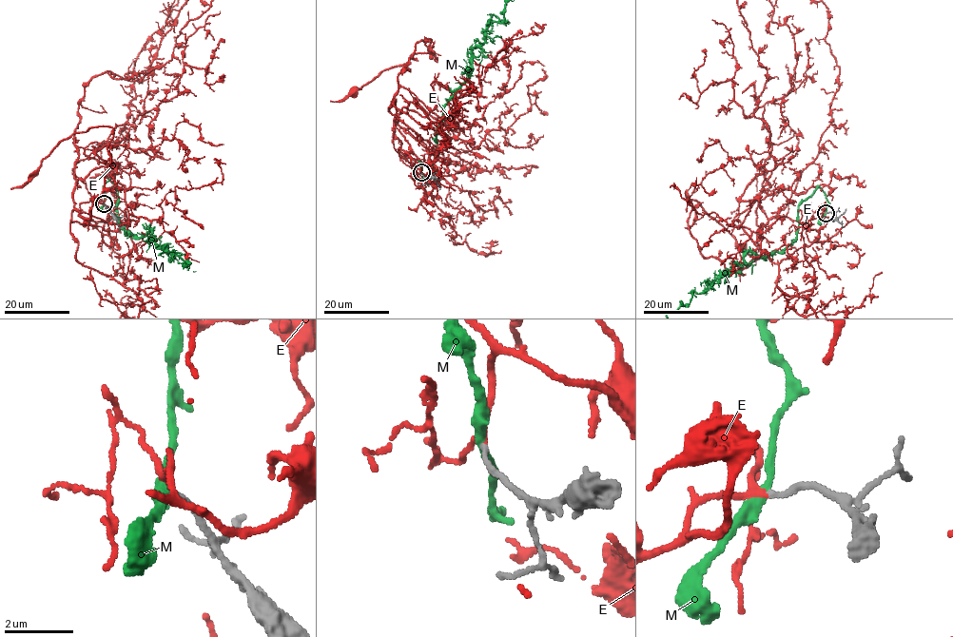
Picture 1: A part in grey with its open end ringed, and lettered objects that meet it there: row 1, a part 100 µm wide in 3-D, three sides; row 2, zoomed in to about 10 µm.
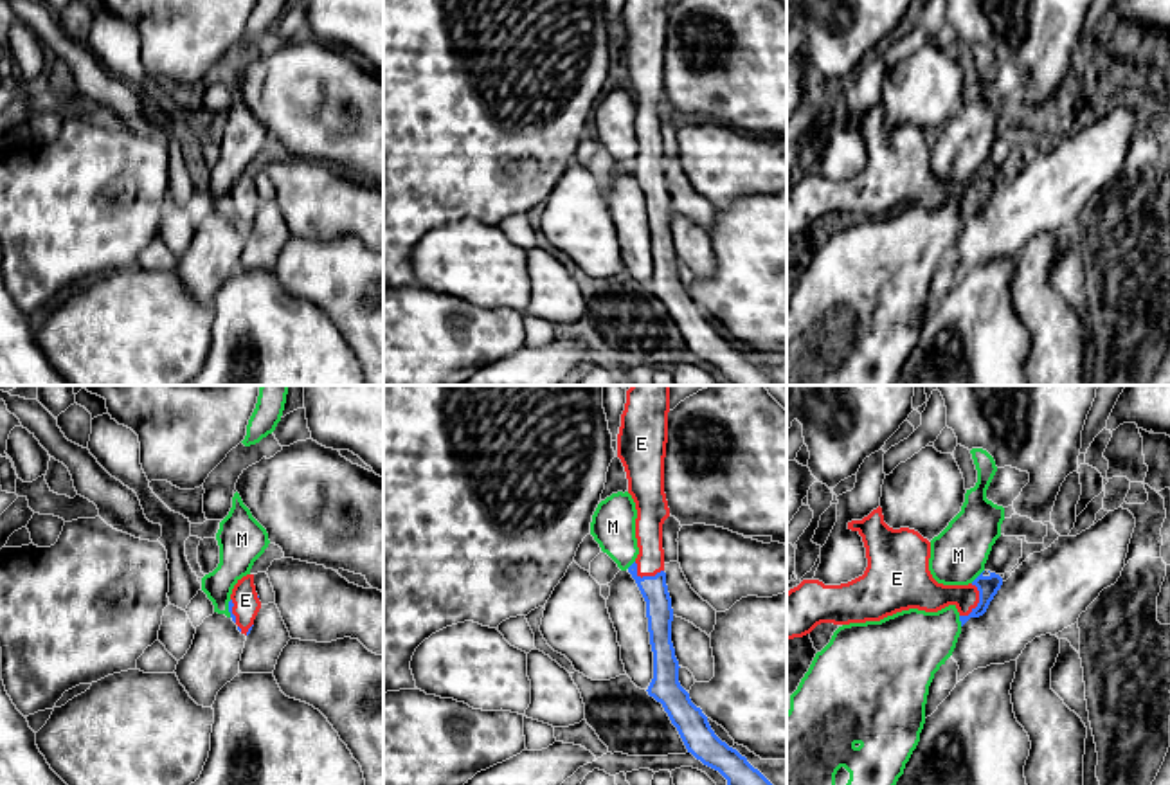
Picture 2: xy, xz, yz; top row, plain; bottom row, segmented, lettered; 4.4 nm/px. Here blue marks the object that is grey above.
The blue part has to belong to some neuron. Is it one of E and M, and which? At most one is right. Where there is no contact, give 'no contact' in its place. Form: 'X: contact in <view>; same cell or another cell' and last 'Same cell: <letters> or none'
E: contact in yz; same cell
M: contact in yz; another cell
Same cell: E

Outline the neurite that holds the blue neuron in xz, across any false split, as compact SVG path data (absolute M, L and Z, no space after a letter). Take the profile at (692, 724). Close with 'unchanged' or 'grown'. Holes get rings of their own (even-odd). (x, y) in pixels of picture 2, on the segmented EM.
M632 385L621 414L617 457L628 493L637 510L635 538L639 555L628 567L644 601L653 679L648 695L662 704L688 753L718 771L727 785L772 785L745 756L722 742L707 717L679 682L679 661L671 643L673 609L666 585L662 524L670 517L664 493L664 457L668 443L670 385Z | grown

